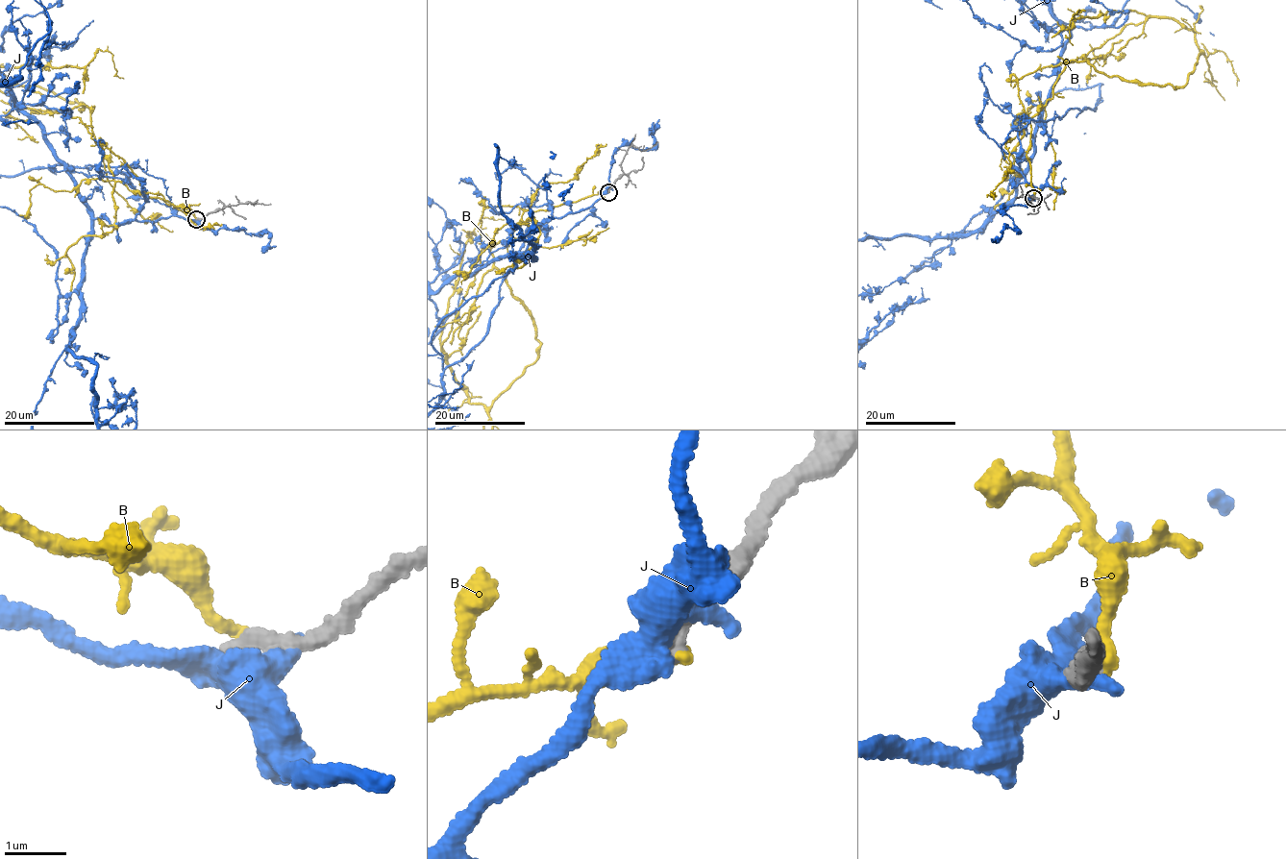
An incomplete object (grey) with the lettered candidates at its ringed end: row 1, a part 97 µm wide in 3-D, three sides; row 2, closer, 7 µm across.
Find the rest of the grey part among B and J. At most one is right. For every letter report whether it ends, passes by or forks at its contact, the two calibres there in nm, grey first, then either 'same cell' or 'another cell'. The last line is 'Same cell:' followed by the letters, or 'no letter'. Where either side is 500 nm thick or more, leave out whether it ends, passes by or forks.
B: it ends; calibres 280 and 190 nm; another cell
J: calibres 360 and 500 nm; another cell
Same cell: no letter

